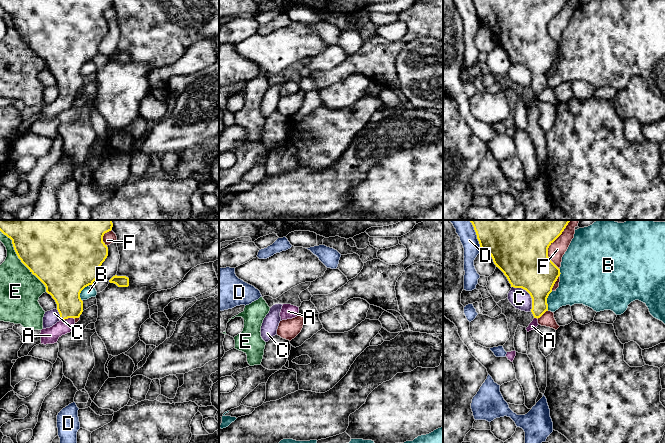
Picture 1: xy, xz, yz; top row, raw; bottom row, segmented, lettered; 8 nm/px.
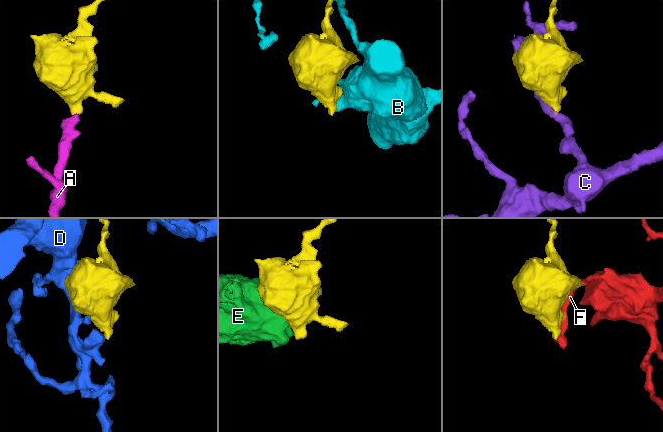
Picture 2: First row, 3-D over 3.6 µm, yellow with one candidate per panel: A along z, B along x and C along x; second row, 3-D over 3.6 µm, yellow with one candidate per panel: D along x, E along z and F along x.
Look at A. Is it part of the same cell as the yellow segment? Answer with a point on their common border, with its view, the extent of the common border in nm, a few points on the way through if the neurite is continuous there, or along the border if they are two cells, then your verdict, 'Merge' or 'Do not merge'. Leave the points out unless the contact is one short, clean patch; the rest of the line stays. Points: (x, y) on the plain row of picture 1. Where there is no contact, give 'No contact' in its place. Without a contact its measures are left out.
Touches yellow at xy (67, 94). Shared border 110 nm. Path across: xy (65, 63), (67, 94), (50, 111). Merge

